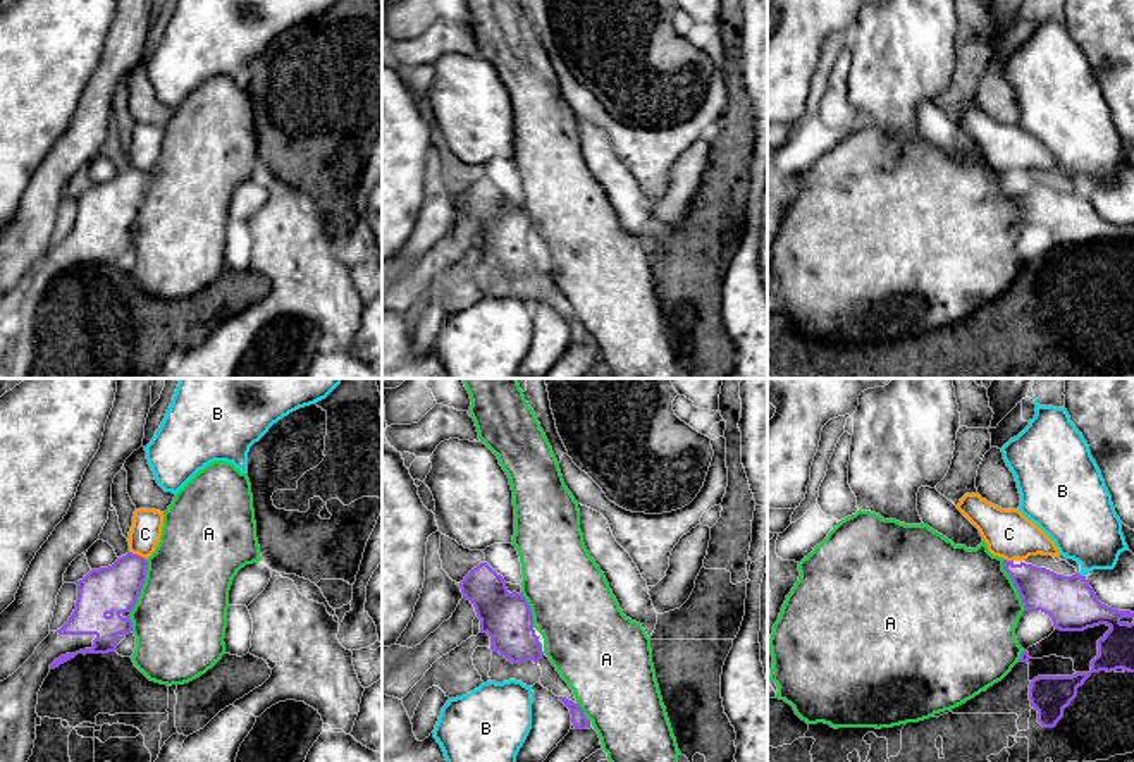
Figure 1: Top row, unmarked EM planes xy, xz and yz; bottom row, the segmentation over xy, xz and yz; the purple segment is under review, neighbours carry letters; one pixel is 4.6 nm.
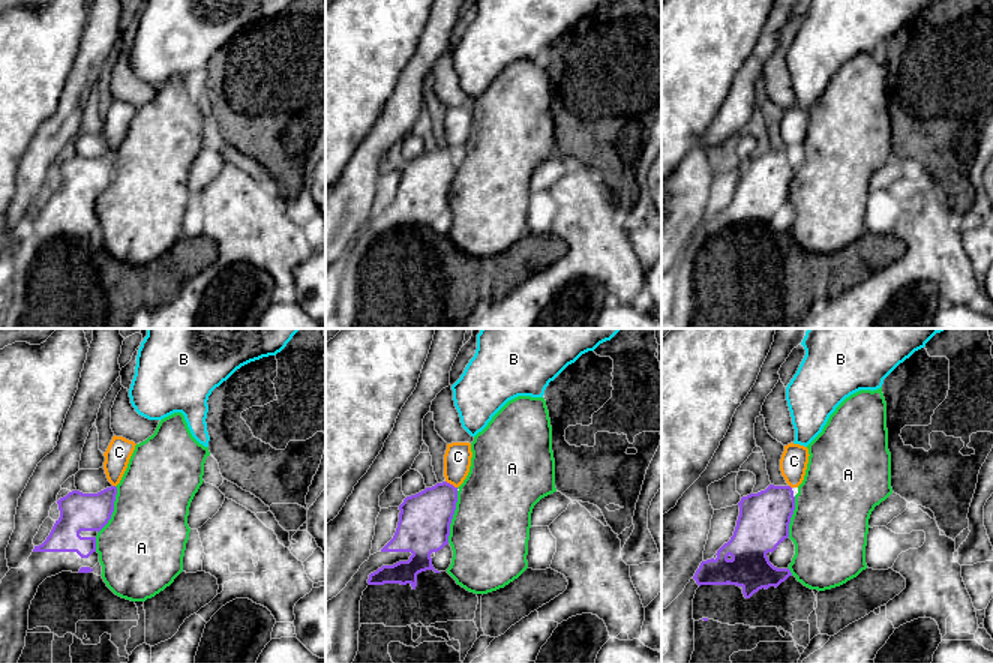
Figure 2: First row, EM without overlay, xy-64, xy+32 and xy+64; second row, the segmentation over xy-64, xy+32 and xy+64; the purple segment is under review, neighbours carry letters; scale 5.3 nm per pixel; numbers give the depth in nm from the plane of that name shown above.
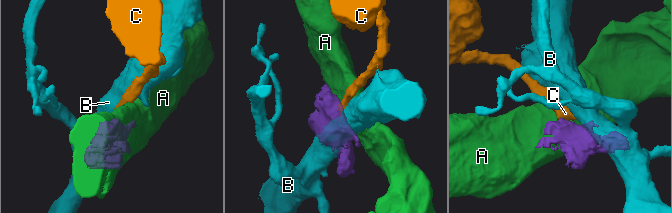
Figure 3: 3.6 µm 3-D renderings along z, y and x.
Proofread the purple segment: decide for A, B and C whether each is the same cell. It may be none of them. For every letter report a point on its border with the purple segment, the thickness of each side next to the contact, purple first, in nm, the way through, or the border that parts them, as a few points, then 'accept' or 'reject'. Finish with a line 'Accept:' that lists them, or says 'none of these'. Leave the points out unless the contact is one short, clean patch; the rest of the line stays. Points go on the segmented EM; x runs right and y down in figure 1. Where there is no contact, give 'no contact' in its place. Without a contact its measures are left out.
A: contact xy (143, 583); calibres 220 and 440 nm; reject
B: contact yz (1081, 575); calibres 240 and 320 nm; reject
C: contact xy (136, 554); calibres 220 and 140 nm; border xy (129, 551), (145, 559); reject
Accept: none of these

